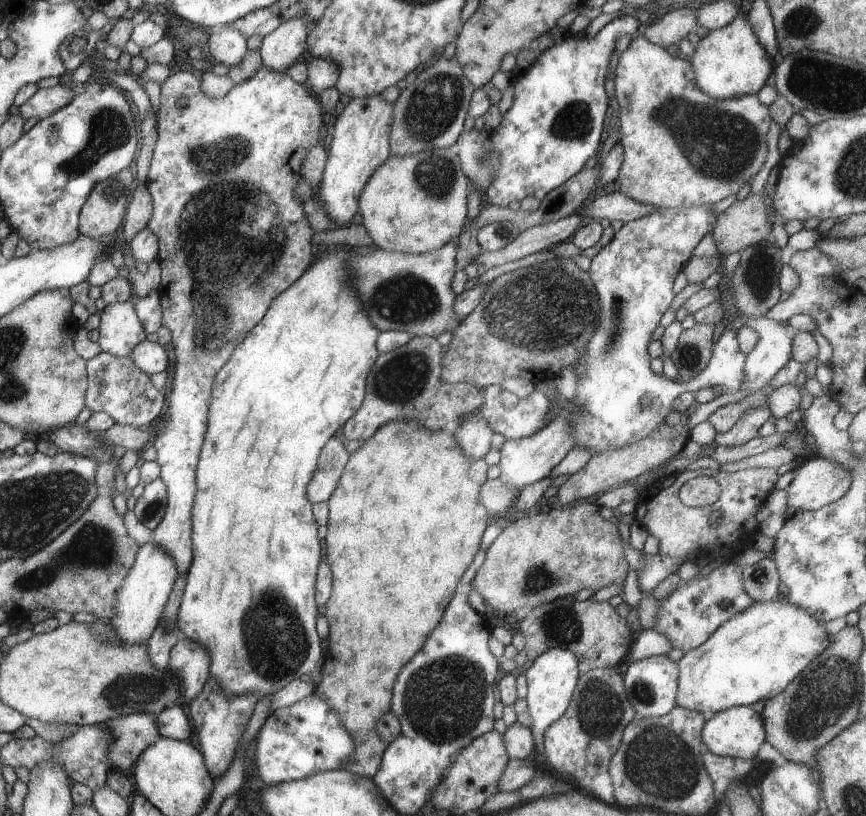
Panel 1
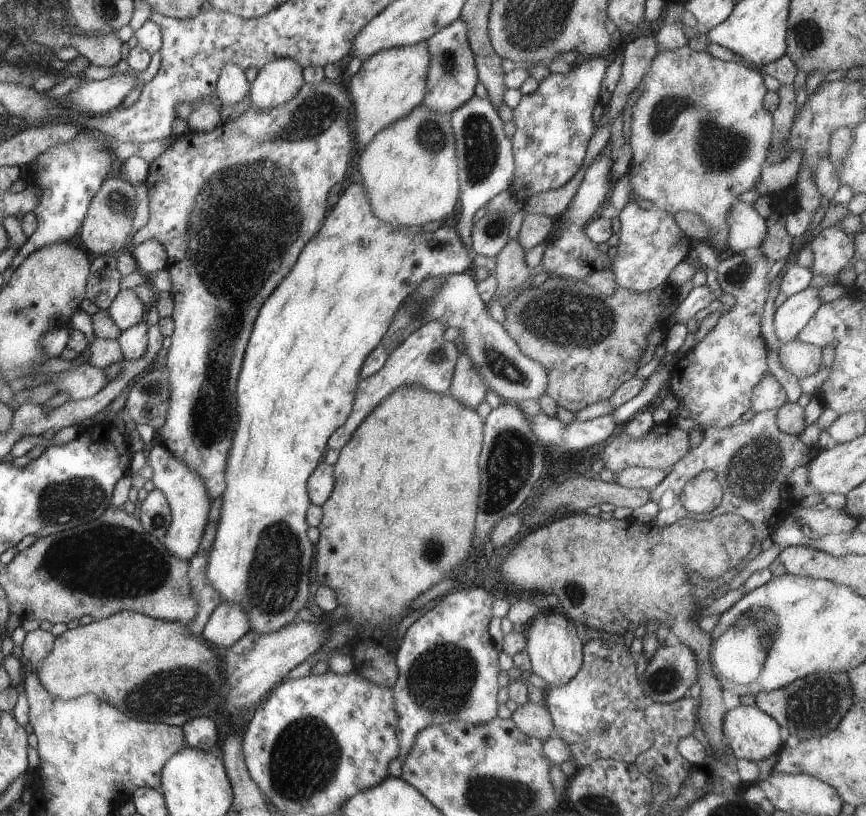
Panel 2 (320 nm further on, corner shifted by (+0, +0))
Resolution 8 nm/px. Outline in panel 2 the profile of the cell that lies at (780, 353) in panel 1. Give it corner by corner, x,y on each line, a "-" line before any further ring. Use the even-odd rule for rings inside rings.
811,285
790,295
776,309
774,316
774,330
780,342
785,343
796,339
798,333
823,304
820,288

